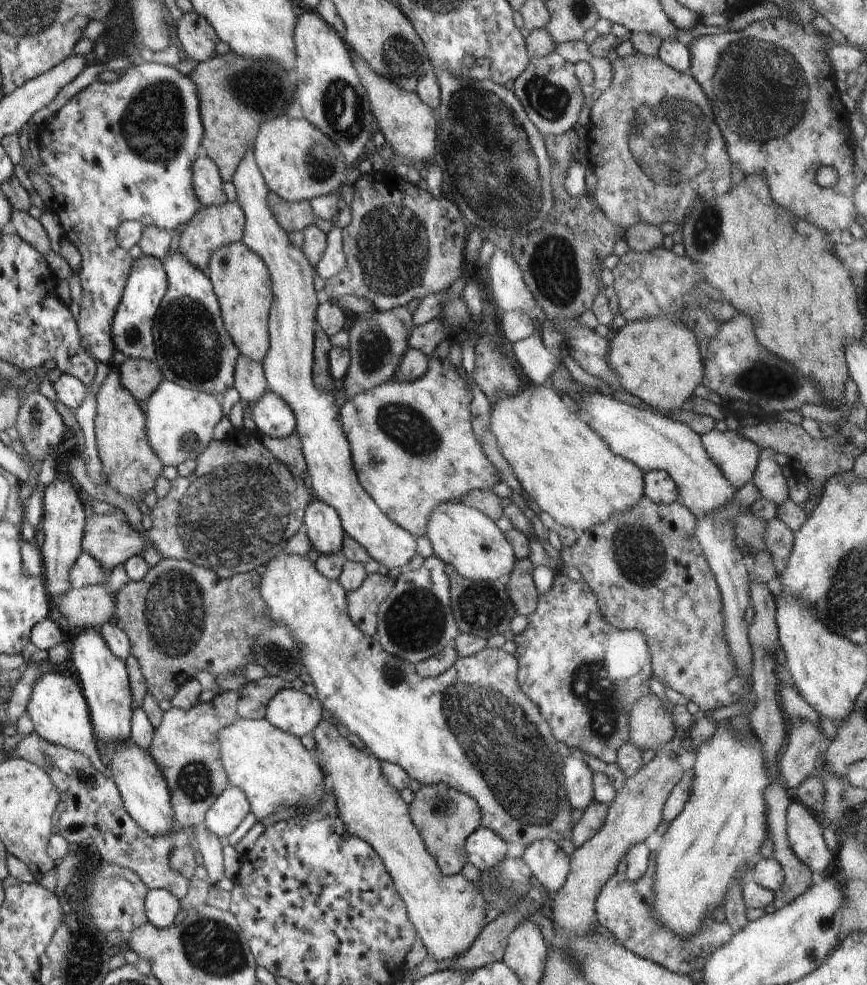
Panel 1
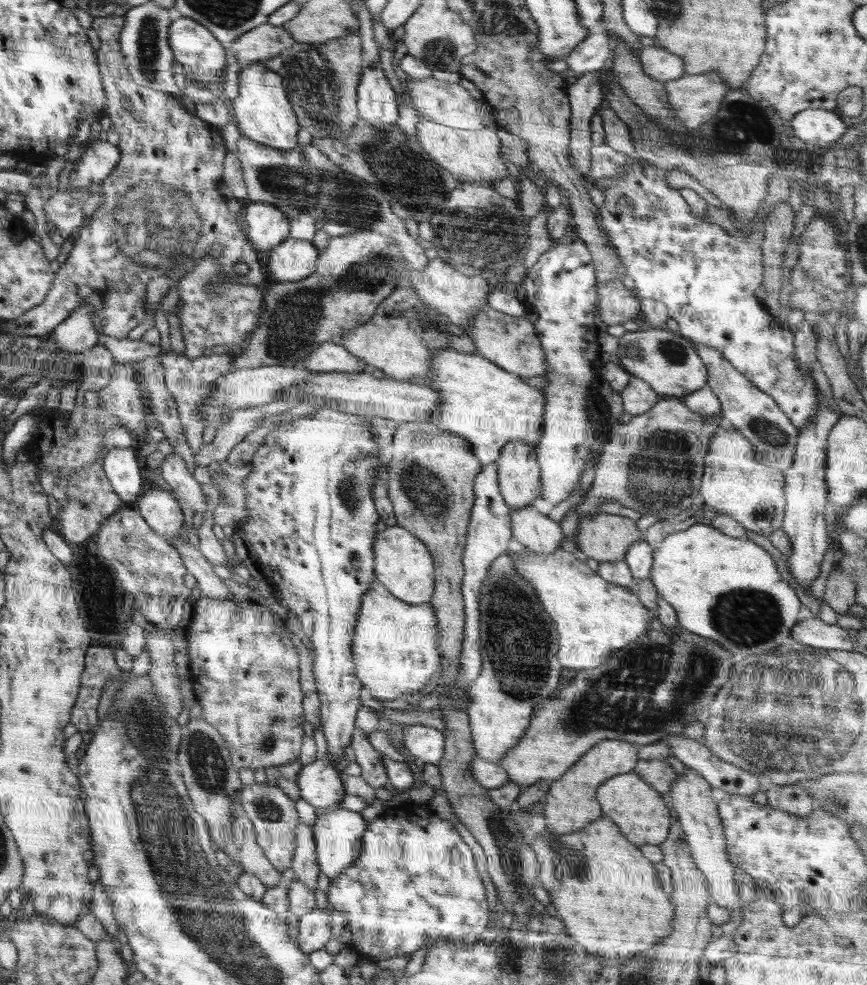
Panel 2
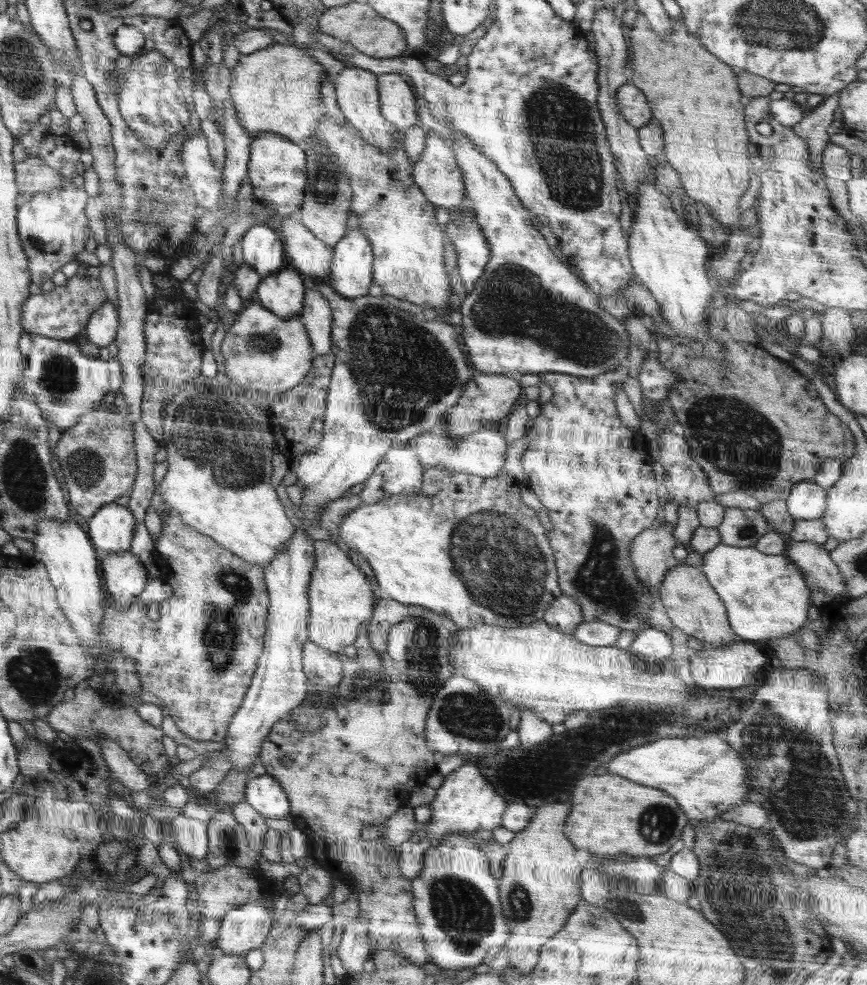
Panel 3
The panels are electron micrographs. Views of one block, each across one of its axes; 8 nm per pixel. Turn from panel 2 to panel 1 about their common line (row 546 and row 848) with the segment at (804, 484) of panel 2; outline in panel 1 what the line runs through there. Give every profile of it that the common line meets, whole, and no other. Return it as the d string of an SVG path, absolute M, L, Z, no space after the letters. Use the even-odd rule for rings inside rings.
M798 800L791 802L786 821L788 842L796 858L811 872L823 873L836 853L825 844L824 824Z

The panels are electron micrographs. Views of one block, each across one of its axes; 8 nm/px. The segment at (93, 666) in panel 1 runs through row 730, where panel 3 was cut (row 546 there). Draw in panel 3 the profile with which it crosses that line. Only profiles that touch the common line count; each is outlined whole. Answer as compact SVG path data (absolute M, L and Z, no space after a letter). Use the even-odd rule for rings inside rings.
M117 503L103 505L94 517L88 520L92 544L105 555L131 551L137 527L131 510Z

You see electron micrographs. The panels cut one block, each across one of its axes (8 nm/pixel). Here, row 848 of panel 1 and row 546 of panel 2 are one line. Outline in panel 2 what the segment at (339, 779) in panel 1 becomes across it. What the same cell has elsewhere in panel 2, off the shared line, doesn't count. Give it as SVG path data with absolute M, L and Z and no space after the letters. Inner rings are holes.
M398 525L387 527L375 536L372 554L376 580L397 599L410 604L431 602L435 589L435 566L426 546L418 537Z

